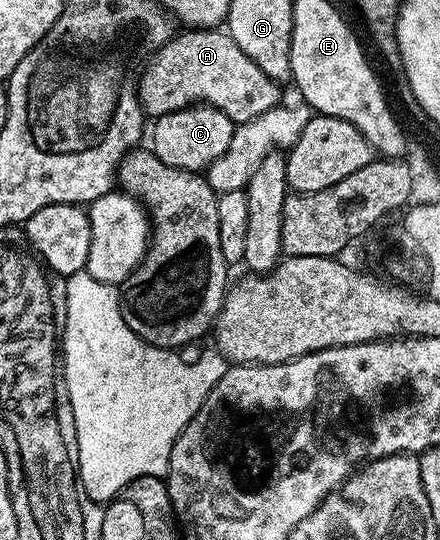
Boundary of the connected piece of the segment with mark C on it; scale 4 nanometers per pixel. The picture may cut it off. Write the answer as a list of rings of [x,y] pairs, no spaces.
[[[195,104],[184,110],[166,114],[153,123],[154,143],[152,149],[157,158],[172,168],[202,172],[210,163],[224,154],[232,144],[235,123],[215,106]]]

